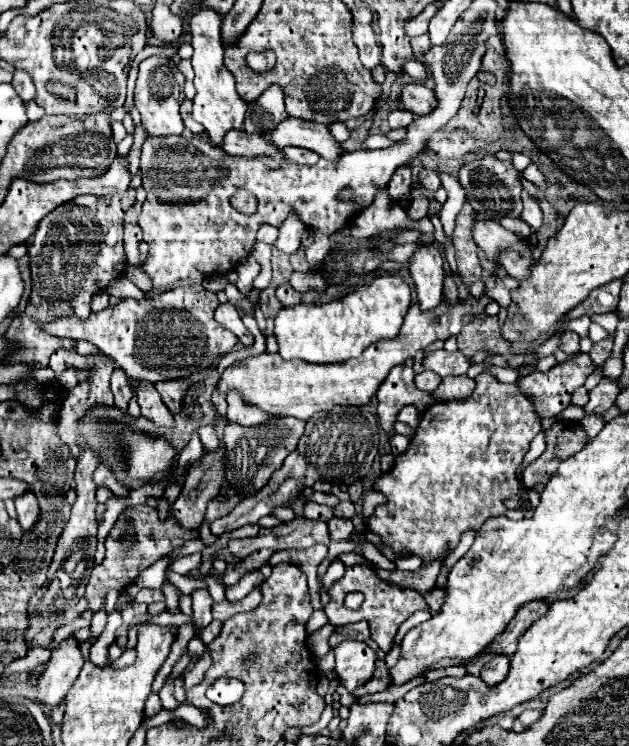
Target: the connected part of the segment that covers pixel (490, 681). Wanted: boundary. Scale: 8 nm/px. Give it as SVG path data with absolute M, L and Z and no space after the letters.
M493 656L481 670L481 680L487 686L495 686L501 680L505 680L509 672L509 658L507 656Z

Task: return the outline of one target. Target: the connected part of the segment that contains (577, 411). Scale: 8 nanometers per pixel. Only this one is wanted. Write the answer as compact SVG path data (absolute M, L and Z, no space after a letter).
M569 406L565 414L557 416L559 422L579 422L581 418L583 418L583 408L579 408L579 406Z

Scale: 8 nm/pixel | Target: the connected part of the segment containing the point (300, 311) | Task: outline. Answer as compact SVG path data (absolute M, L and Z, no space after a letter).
M385 274L373 278L367 286L339 300L331 300L327 304L299 304L283 308L275 318L279 354L285 360L301 358L305 362L319 364L357 358L371 344L399 336L409 304L411 286L399 274Z

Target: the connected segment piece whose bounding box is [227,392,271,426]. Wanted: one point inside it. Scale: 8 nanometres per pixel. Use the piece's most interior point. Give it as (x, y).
(245, 415)

